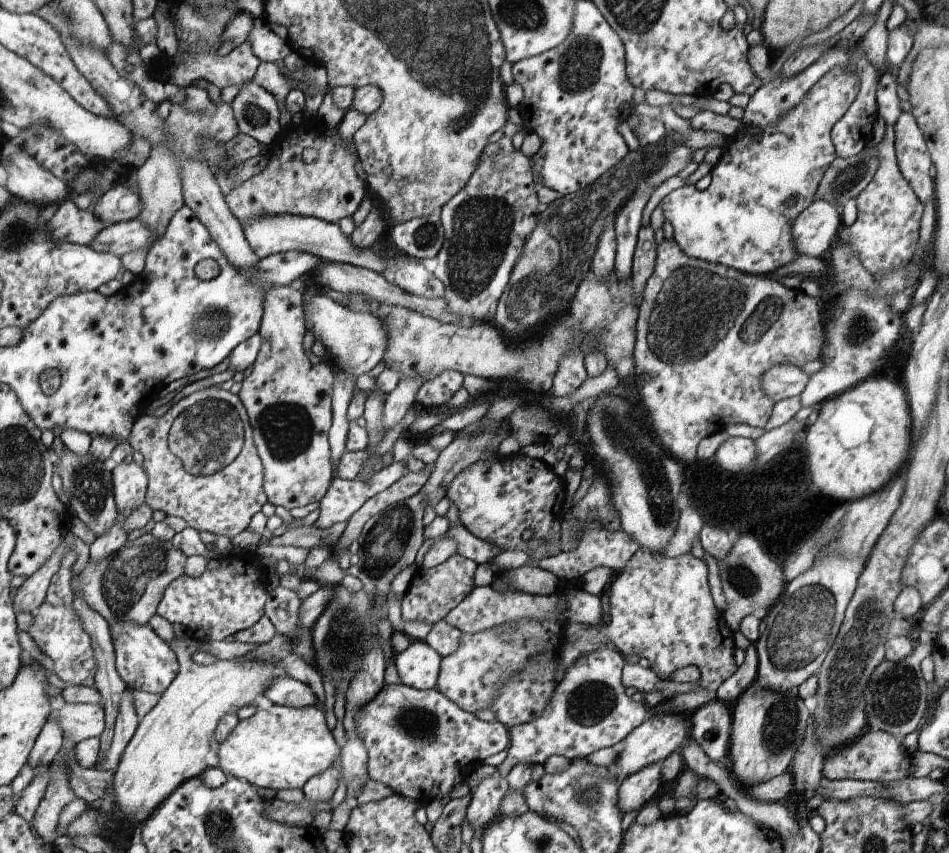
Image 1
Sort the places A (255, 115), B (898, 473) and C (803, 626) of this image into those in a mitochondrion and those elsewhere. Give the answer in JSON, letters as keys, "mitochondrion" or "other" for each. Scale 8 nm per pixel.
{"A":"mitochondrion","B":"other","C":"mitochondrion"}

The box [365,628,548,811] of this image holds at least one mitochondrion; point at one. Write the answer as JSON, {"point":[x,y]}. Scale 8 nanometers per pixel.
{"point":[420,724]}

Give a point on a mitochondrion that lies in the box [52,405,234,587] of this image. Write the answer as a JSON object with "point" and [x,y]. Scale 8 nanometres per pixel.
{"point":[89,482]}

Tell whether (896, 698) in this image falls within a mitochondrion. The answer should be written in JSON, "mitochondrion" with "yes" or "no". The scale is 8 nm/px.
{"mitochondrion":"yes"}

